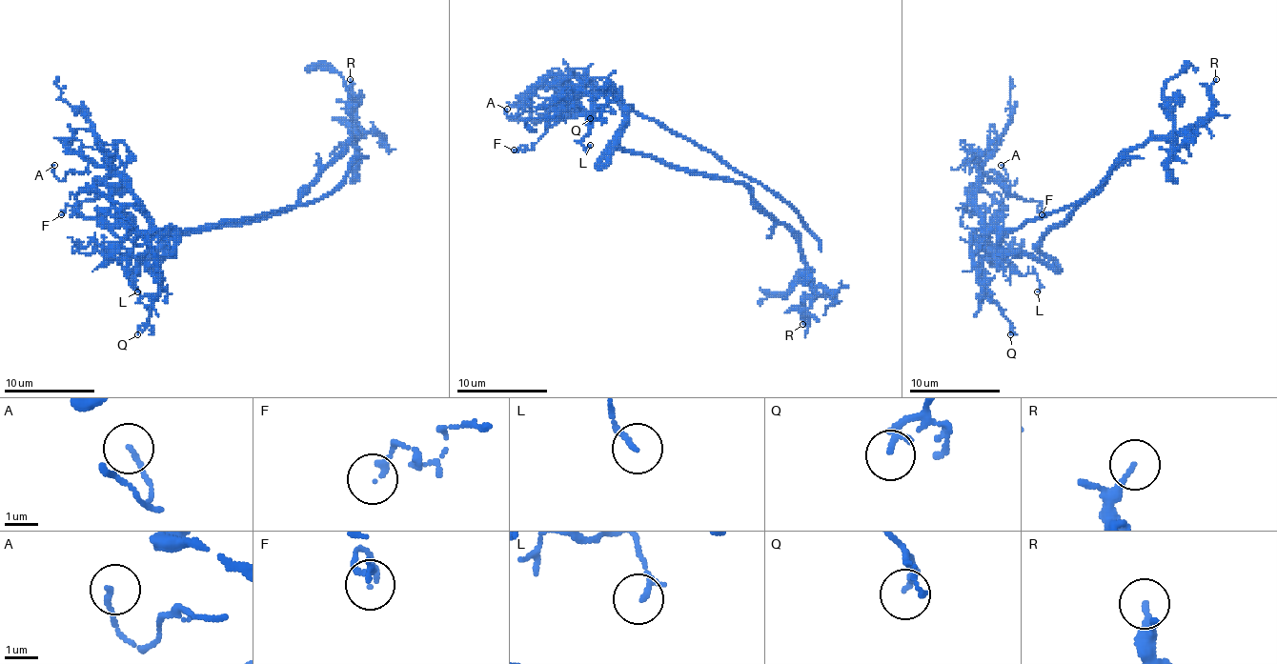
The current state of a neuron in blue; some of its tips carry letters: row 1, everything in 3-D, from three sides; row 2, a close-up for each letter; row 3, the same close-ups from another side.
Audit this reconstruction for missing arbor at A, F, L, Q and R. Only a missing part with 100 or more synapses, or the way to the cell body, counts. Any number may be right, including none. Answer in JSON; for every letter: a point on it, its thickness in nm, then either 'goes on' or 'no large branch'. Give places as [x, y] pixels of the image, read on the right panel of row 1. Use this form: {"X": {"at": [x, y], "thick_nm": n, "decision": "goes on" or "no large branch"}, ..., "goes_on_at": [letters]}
{"A": {"at": [1001, 165], "thick_nm": 140, "decision": "no large branch"}, "F": {"at": [1042, 214], "thick_nm": 160, "decision": "no large branch"}, "L": {"at": [1037, 291], "thick_nm": 130, "decision": "no large branch"}, "Q": {"at": [1010, 334], "thick_nm": 190, "decision": "no large branch"}, "R": {"at": [1216, 79], "thick_nm": 170, "decision": "no large branch"}, "goes_on_at": []}

